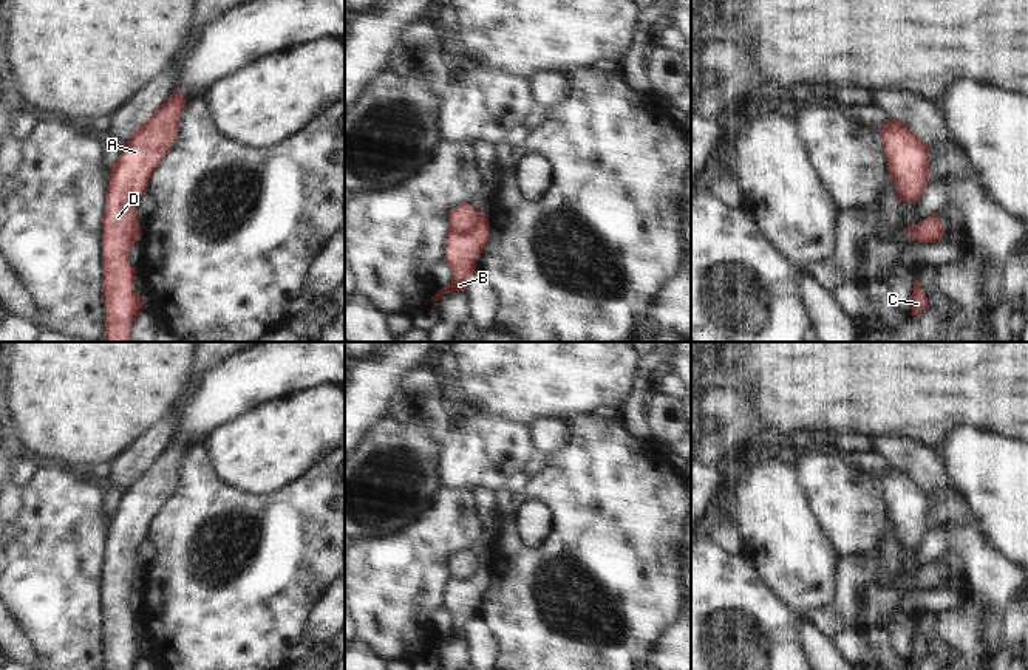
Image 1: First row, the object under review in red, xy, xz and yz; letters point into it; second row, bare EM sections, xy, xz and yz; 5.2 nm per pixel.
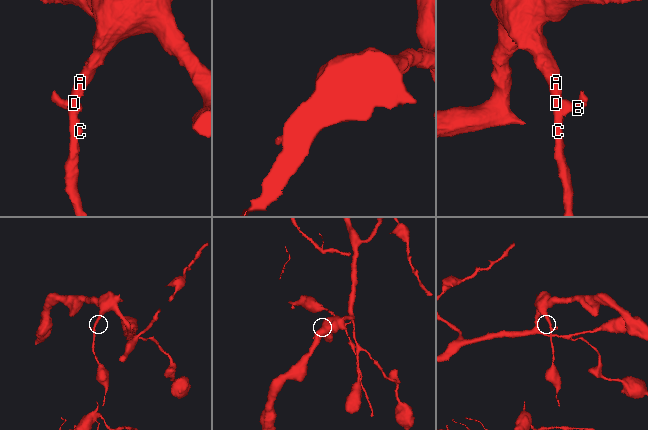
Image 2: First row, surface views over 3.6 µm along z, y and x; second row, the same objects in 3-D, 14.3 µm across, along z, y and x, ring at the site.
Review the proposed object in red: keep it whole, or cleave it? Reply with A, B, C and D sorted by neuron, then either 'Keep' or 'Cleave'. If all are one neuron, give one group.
Groups: A C D / B. Cleave.

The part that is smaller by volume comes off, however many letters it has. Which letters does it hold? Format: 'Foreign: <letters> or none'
Foreign: B

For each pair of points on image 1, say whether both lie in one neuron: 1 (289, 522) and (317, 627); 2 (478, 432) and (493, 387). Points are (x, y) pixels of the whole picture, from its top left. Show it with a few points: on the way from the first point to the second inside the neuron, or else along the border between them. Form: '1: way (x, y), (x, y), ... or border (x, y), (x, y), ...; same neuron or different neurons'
1: border (328, 584), (309, 610), (302, 638); different neurons
2: border (469, 407), (521, 420); different neurons

